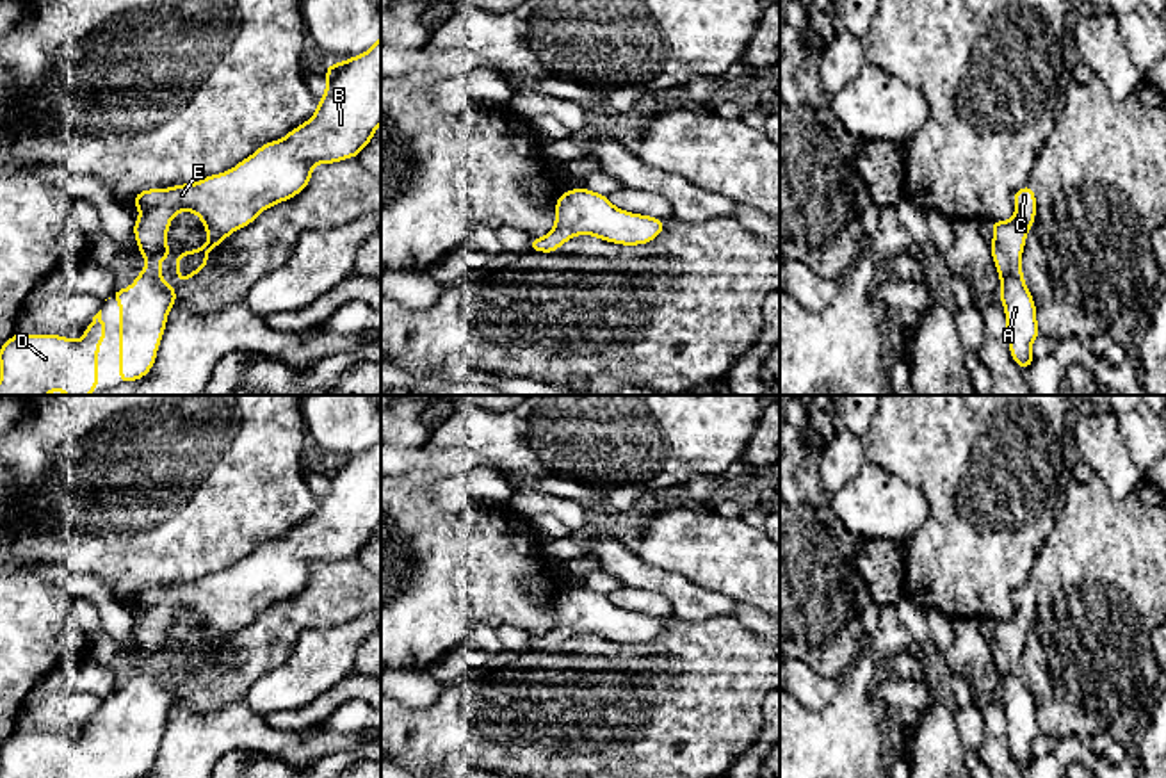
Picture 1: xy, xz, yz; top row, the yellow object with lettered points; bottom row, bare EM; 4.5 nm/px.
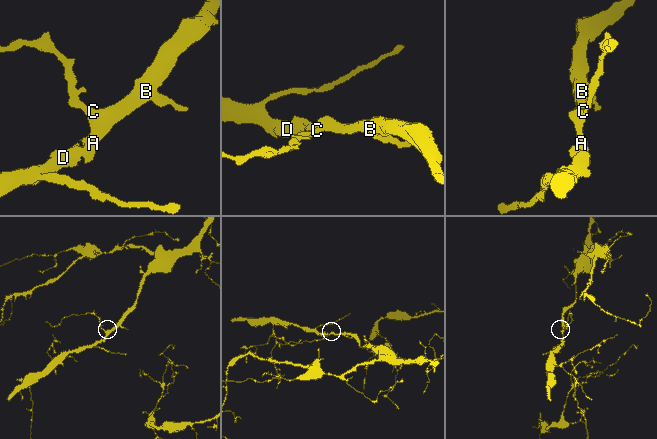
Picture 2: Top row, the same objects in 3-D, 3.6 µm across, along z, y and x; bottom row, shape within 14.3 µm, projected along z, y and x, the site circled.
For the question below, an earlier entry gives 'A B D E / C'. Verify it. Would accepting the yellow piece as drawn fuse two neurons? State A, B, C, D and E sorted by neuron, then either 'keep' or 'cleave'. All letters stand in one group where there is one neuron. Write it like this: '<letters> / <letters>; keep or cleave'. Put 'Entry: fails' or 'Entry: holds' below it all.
A B C D E; keep
Entry: fails

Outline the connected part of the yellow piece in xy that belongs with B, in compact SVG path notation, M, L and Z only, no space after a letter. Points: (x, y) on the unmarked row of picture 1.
M381 434L365 452L326 465L326 490L319 497L317 509L285 536L262 543L230 570L205 575L196 582L137 591L134 604L141 614L132 625L137 648L146 659L146 666L130 685L110 693L119 701L119 778L142 778L150 773L166 730L167 714L178 698L176 687L164 680L162 666L158 664L160 659L171 655L167 630L176 612L194 611L205 623L205 632L210 636L198 648L182 650L176 655L176 677L180 682L187 682L208 664L208 648L217 648L228 634L249 625L265 607L303 591L317 563L338 563L344 557L356 557L376 536L379 522Z

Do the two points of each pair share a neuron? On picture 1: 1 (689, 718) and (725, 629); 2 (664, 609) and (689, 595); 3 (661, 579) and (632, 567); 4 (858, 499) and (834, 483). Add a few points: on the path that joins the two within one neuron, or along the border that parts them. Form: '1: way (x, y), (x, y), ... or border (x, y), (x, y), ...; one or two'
1: way (711, 696), (723, 677), (723, 650); one
2: border (634, 588), (661, 593), (673, 615); two
3: way (654, 579), (639, 574); one
4: border (867, 461), (853, 478), (825, 499); two

